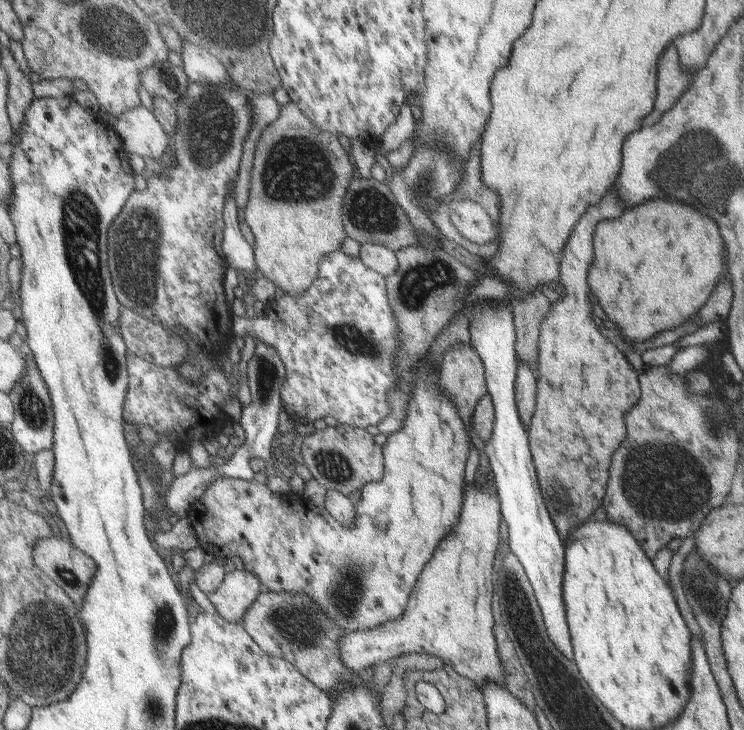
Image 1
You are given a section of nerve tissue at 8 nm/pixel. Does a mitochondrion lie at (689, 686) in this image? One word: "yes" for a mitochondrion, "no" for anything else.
no

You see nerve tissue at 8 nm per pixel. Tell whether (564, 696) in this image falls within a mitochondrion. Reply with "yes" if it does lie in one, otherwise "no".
yes

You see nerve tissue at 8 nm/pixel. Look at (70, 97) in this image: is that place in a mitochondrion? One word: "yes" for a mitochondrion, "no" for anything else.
no

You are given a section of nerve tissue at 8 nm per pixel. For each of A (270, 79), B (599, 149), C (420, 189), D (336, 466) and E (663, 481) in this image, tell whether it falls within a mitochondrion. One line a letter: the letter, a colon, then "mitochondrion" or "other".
A: other
B: other
C: mitochondrion
D: mitochondrion
E: mitochondrion

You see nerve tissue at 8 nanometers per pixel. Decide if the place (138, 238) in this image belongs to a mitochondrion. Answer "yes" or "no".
yes

